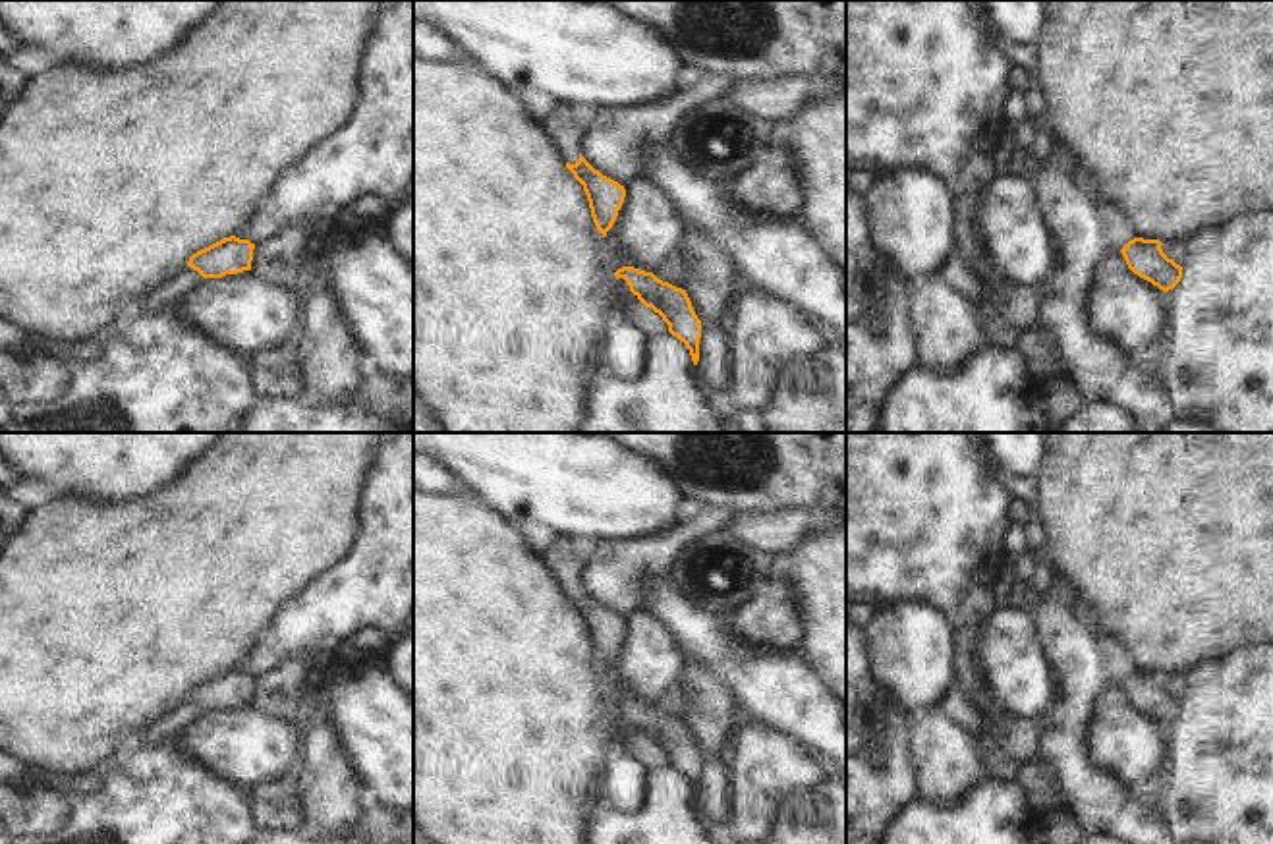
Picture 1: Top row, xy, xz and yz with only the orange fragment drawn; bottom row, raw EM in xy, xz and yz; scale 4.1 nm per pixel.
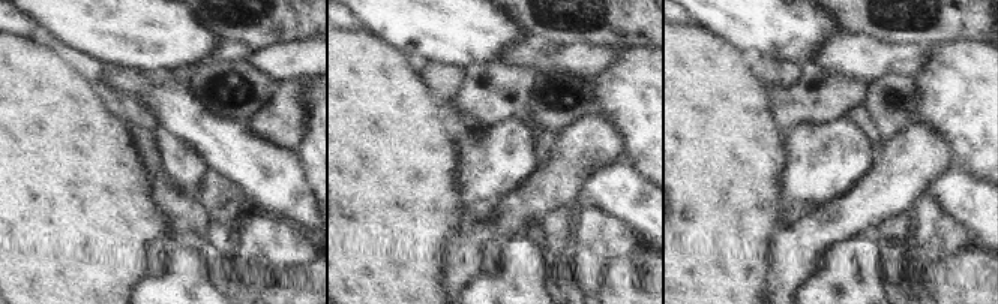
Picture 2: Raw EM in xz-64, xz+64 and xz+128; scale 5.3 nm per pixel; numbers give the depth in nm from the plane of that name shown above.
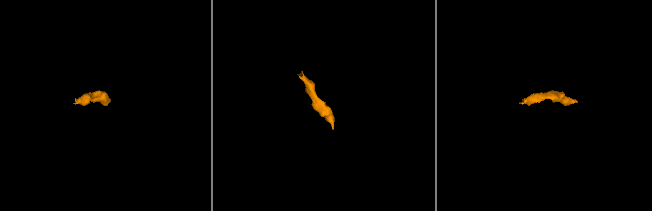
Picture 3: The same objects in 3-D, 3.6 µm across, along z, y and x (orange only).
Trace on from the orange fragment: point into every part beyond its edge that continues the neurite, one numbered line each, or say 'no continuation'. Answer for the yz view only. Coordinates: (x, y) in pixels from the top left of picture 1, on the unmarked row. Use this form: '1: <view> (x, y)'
no continuation

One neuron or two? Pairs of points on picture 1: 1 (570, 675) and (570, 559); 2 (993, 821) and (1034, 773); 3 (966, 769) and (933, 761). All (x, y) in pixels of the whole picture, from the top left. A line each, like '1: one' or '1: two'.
1: two
2: two
3: one

